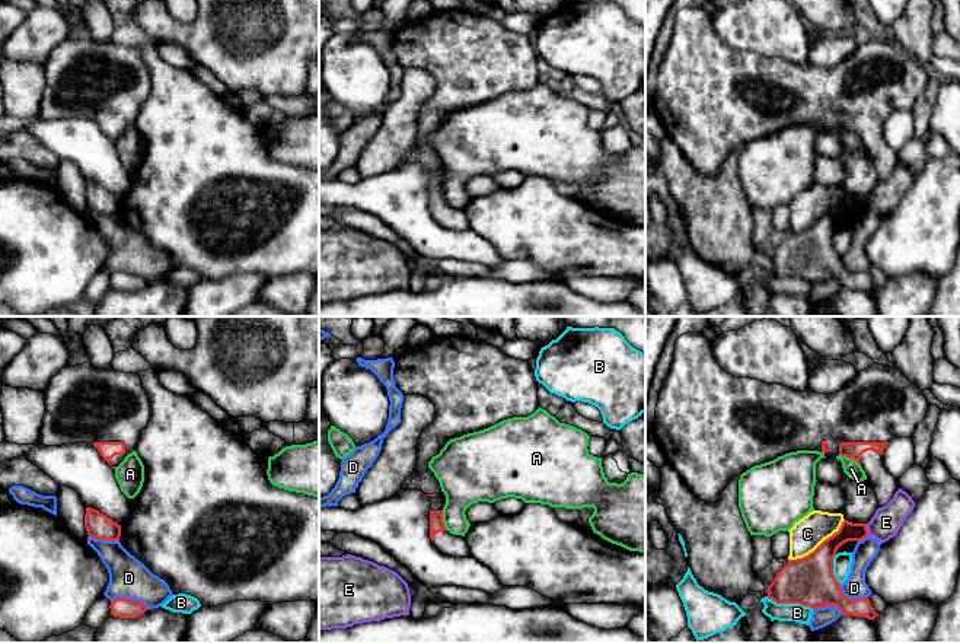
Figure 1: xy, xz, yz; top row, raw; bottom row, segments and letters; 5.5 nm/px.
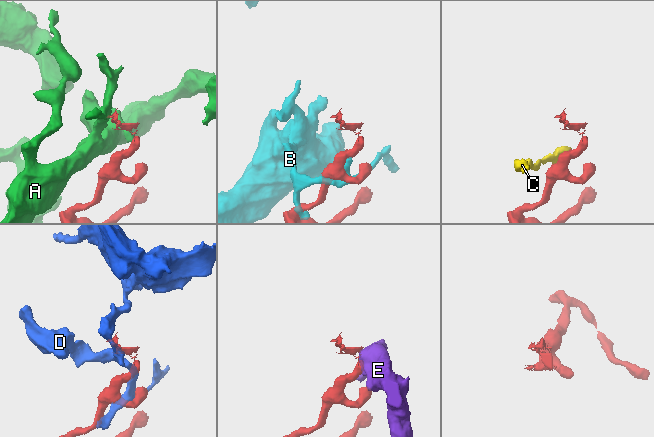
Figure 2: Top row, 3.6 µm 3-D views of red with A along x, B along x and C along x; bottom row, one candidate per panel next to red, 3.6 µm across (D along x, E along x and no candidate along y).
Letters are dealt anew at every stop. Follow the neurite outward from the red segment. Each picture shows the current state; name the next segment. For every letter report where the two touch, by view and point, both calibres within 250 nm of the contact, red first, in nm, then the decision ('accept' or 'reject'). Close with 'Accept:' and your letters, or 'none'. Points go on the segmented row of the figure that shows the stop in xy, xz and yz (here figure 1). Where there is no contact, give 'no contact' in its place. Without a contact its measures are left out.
A: meets red in yz at (850, 457); 100 nm thick on the red side, 90 nm on the other; reject
B: meets red in yz at (790, 602); 280 nm thick on the red side, 100 nm on the other; reject
C: meets red in yz at (819, 546); 280 nm thick on the red side, 180 nm on the other; reject
D: meets red in xy at (130, 599); 110 nm thick on the red side, 220 nm on the other; reject
E: meets red in yz at (867, 530); 110 nm thick on the red side, 160 nm on the other; reject
Accept: none

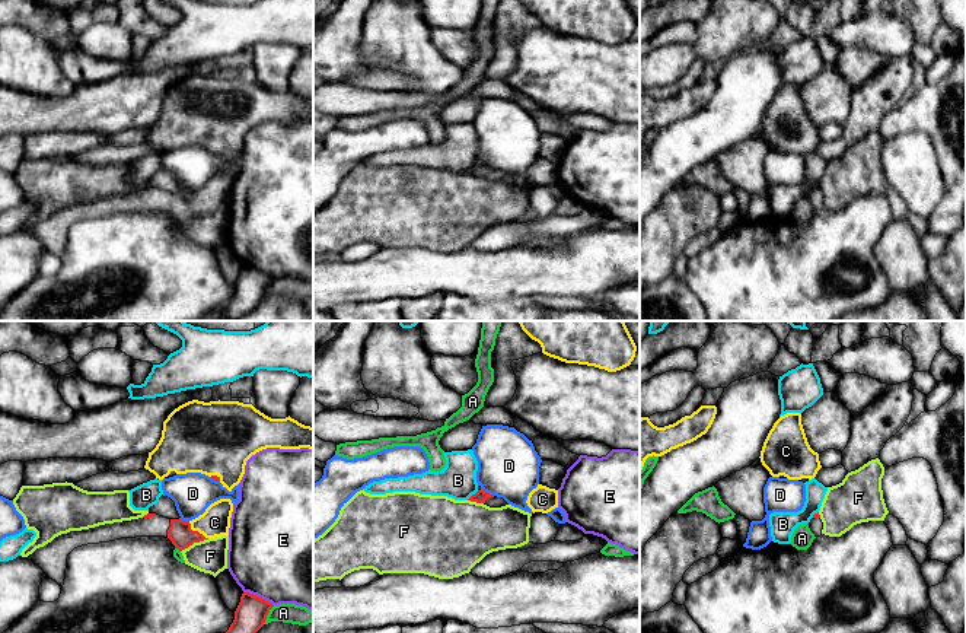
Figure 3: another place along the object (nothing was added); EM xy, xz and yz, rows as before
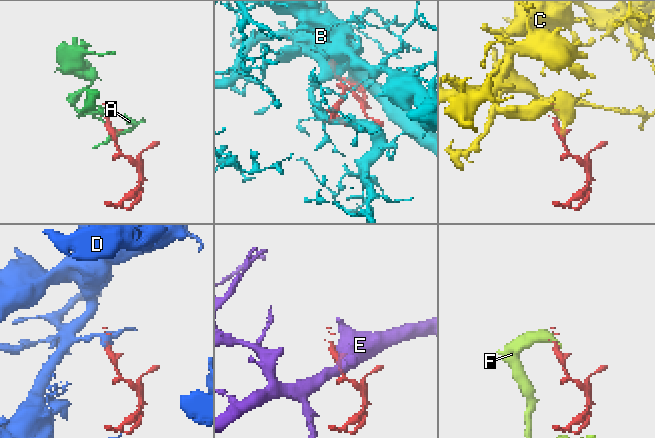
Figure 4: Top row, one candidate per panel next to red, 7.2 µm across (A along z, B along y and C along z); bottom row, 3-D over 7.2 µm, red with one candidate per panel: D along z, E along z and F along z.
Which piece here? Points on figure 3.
A: meets red in xy at (267, 614); 170 nm thick on the red side, 110 nm on the other; reject
B: meets red in xz at (472, 495); 70 nm thick on the red side, 200 nm on the other; reject
C: meets red in xy at (195, 531); 140 nm thick on the red side, 160 nm on the other; accept
D: meets red in xz at (488, 493); 70 nm thick on the red side, 340 nm on the other; reject
E: meets red in xy at (258, 597); 170 nm thick on the red side, 500 nm on the other; reject
F: meets red in xy at (194, 541); 140 nm thick on the red side, 190 nm on the other; reject
Accept: C

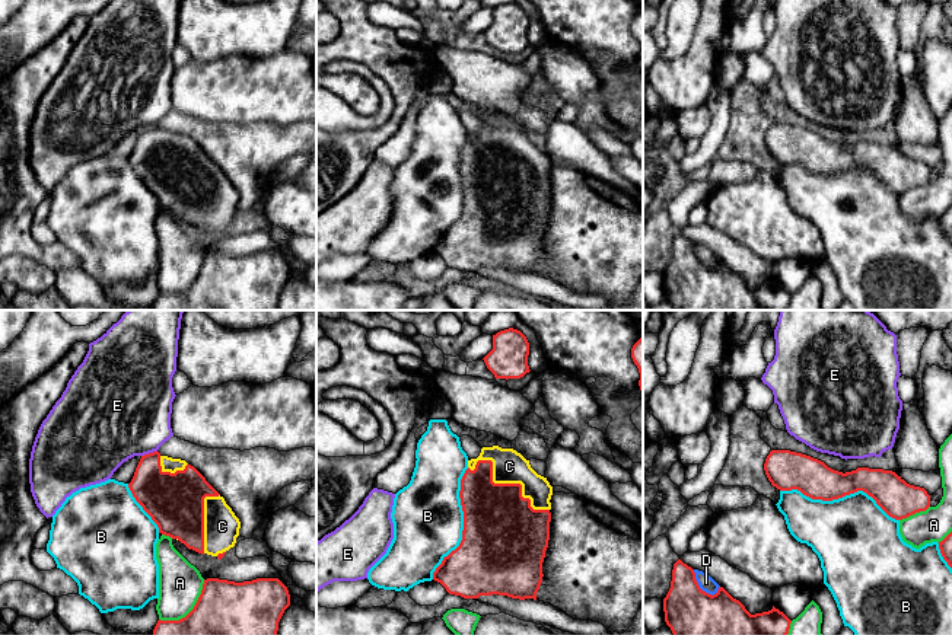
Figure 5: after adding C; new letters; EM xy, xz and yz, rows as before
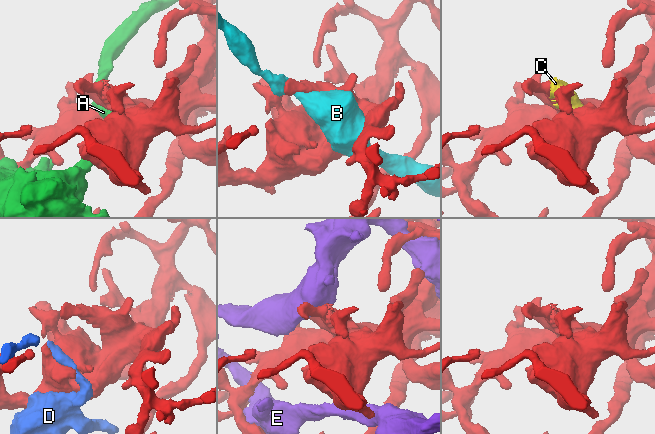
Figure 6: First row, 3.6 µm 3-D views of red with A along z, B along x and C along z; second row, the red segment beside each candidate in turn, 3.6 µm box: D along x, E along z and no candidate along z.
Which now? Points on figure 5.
A: meets red in xy at (191, 610); 300 nm thick on the red side, 240 nm on the other; reject
B: meets red in yz at (840, 497); 200 nm thick on the red side, 460 nm on the other; reject
C: meets red in xz at (505, 484); 420 nm thick on the red side, 190 nm on the other; accept
D: meets red in yz at (699, 587); 280 nm thick on the red side, 90 nm on the other; reject
E: meets red in xy at (149, 453); 260 nm thick on the red side, 480 nm on the other; reject
Accept: C

